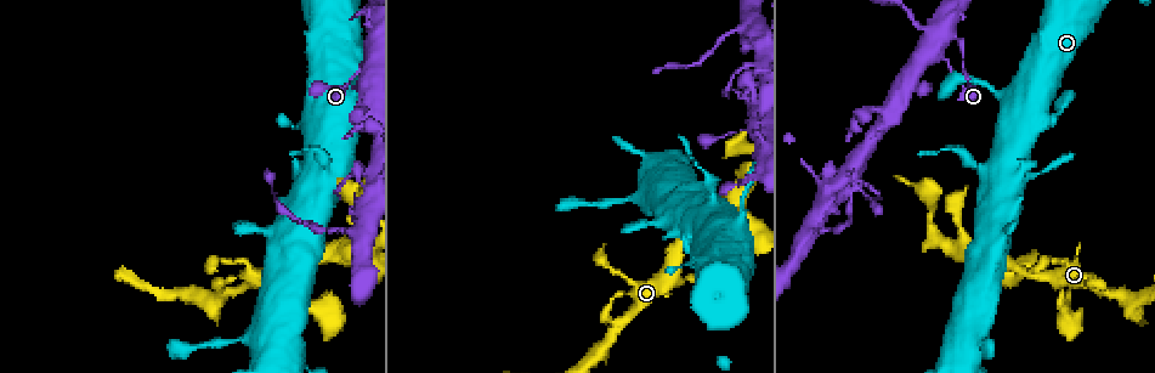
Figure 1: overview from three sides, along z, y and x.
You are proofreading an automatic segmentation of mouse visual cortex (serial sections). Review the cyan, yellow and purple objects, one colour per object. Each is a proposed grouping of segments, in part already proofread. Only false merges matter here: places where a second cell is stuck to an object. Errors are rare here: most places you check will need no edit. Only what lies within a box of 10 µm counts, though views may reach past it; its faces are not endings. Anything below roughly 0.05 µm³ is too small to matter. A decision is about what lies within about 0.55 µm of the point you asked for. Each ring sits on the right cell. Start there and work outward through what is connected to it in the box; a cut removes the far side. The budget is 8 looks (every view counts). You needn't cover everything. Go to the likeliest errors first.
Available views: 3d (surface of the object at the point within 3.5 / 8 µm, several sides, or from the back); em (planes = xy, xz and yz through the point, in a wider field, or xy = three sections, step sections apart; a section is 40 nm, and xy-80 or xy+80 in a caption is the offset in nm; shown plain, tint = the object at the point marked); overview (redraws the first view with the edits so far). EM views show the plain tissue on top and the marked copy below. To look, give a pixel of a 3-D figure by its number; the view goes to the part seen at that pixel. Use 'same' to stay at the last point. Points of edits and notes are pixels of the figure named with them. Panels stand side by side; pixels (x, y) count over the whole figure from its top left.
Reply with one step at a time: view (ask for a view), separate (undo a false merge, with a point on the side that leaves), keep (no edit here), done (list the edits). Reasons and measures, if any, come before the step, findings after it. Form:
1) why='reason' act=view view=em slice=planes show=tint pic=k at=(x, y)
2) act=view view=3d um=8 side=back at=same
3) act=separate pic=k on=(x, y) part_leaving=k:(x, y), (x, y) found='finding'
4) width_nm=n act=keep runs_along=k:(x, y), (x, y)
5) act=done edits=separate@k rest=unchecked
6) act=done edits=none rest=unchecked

why='three arms meet' act=view view=3d um=3.5 side=back pic=1 at=(354, 233)

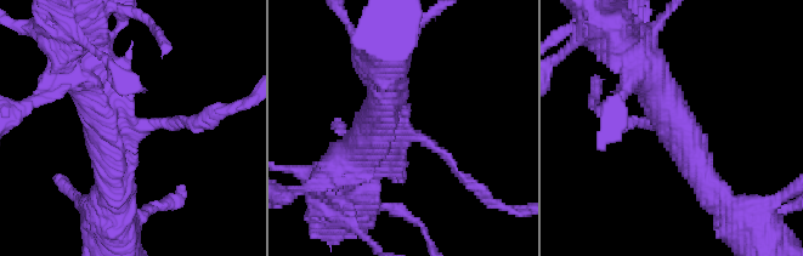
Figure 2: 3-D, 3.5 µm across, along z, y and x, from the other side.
why='shape alone is not enough' act=view view=em slice=xy step=3 show=tint pic=2 at=(403, 131)

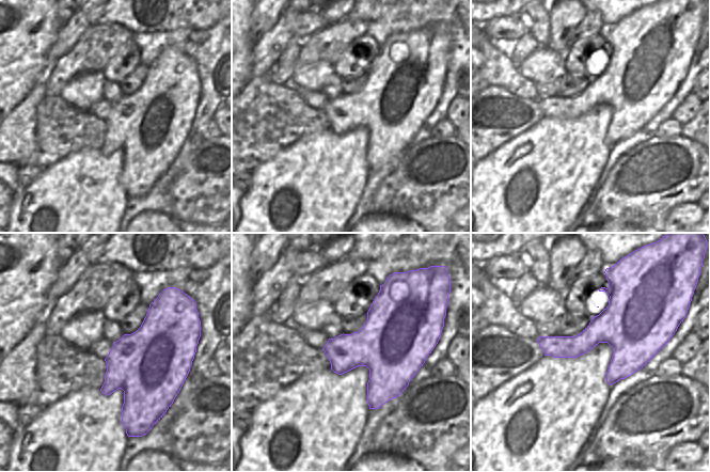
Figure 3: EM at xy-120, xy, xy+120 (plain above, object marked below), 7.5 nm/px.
act=keep runs_along=2:(88, 75), (111, 124), (197, 120) found='all the same cell'

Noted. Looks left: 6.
act=view view=3d um=3.5 side=back pic=1 at=(961, 227)

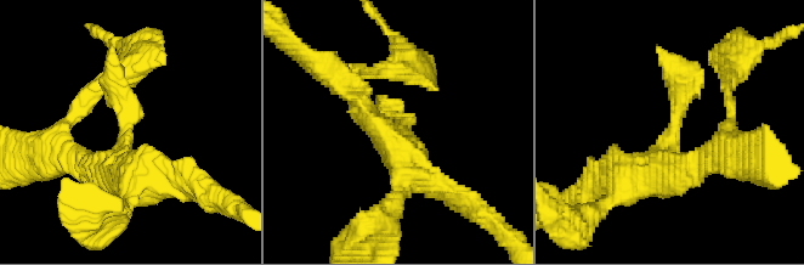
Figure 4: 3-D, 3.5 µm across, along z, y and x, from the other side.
why='shape alone is not enough' act=view view=em slice=xy step=5 show=tint pic=4 at=(670, 133)

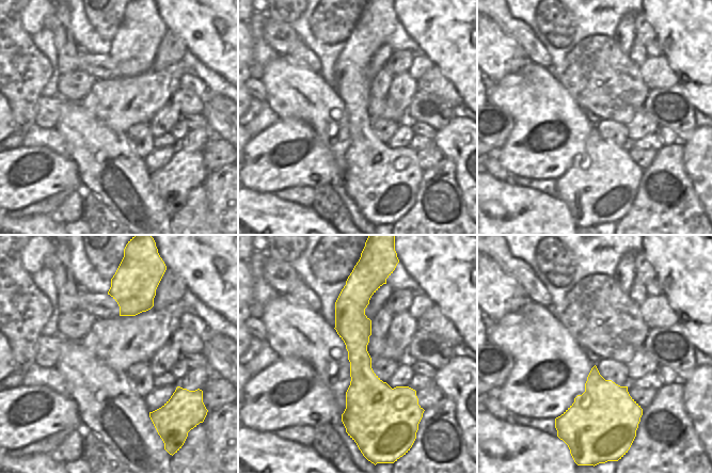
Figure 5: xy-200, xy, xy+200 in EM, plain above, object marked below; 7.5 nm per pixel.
width_nm=260 act=keep runs_along=4:(630, 176), (662, 169), (678, 117), (664, 61) found='one cell here'

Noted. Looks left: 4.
why='abrupt turn' act=view view=3d um=3.5 pic=1 at=(326, 170)

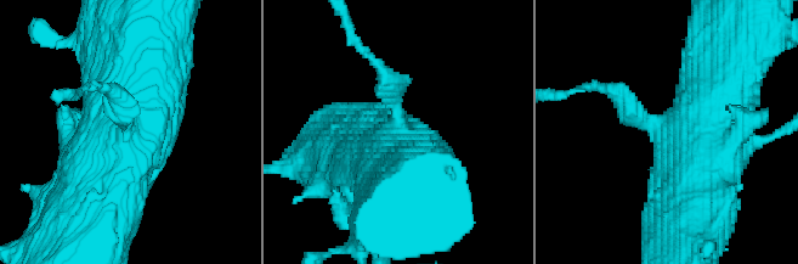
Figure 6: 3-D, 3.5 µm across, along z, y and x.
why='shape alone is not enough' act=view view=em slice=planes show=tint pic=6 at=(397, 141)

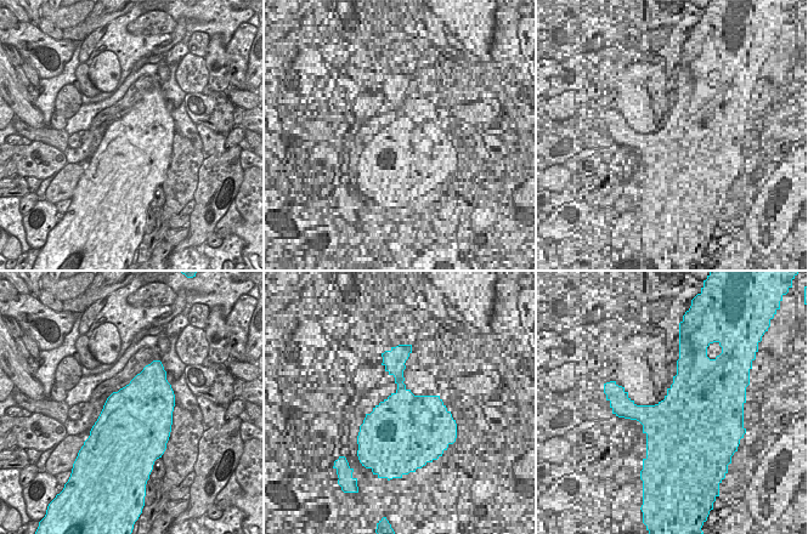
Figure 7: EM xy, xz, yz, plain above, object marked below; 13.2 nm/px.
act=keep runs_along=6:(748, 46), (705, 147), (705, 192) found='continuous, no second cell'

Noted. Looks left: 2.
act=done edits=none rest=unchecked

